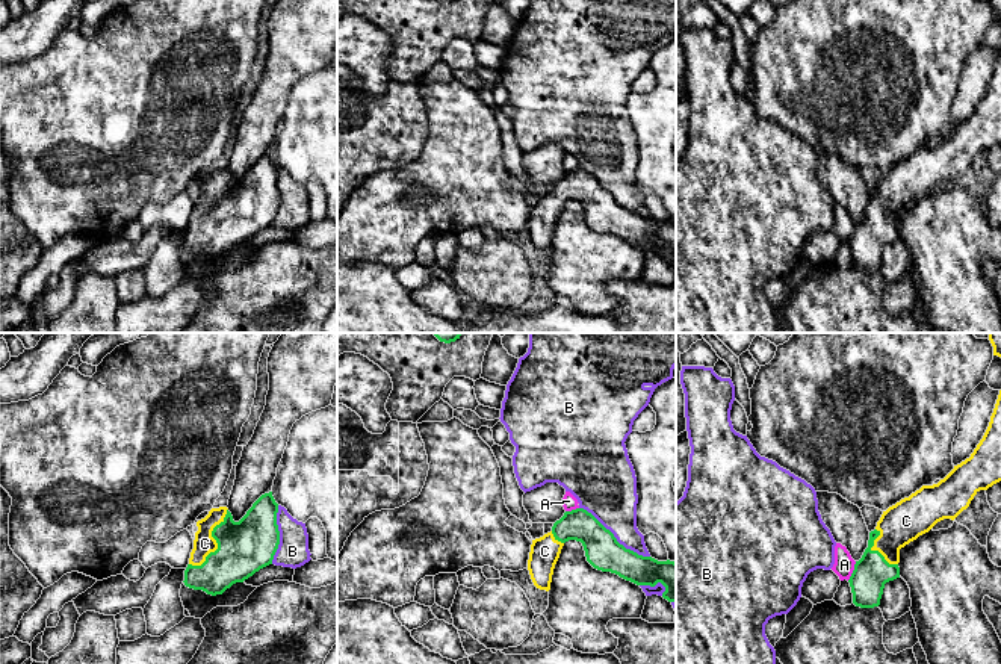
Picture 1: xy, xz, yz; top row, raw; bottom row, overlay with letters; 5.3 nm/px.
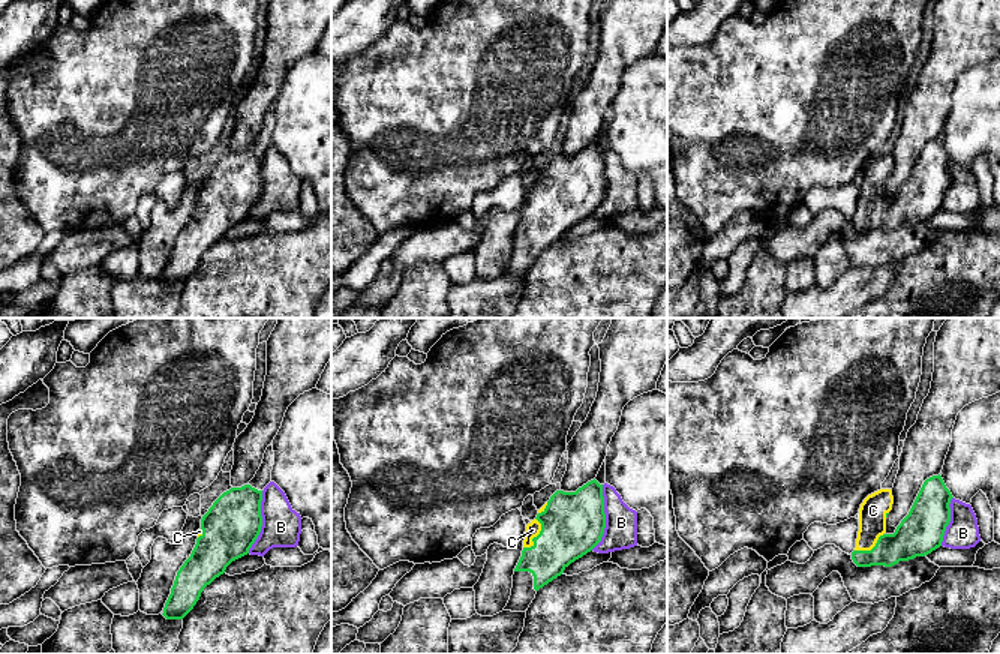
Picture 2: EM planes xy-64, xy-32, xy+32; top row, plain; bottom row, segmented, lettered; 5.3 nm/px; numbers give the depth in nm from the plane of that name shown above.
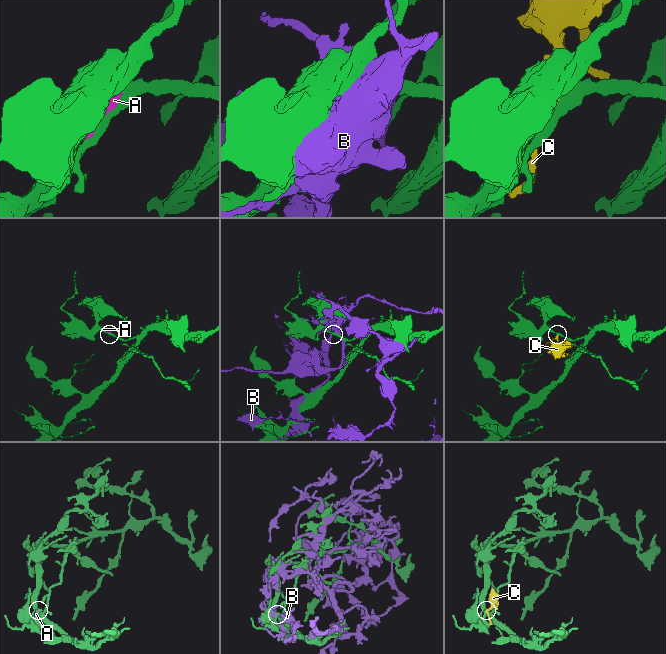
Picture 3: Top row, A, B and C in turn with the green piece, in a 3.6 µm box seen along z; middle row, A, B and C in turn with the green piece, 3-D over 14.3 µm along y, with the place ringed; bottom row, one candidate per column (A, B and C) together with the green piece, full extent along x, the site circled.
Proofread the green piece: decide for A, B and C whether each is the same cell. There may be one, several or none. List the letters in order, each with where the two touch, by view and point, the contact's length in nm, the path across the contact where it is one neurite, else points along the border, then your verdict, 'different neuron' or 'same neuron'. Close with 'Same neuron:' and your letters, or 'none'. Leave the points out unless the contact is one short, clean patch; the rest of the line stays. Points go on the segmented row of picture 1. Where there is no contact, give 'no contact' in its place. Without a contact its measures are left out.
A: yz (853, 570) | 120 nm | different neuron
B: xz (614, 537) | 460 nm | different neuron
C: xy (216, 542) | 360 nm | across xy (244, 548), (223, 548), (216, 542), (204, 543) | same neuron
Same neuron: C

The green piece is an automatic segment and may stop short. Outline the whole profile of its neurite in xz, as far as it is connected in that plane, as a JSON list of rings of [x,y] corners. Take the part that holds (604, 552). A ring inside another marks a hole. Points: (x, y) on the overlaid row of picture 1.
[[[584,508],[566,511],[564,516],[553,523],[550,532],[532,540],[528,570],[537,588],[546,591],[550,590],[555,564],[559,558],[564,543],[569,540],[576,540],[582,543],[587,561],[594,569],[615,573],[620,578],[631,581],[637,585],[655,587],[658,582],[661,582],[665,587],[662,597],[668,602],[676,602],[676,563],[670,560],[658,561],[652,557],[643,557],[631,549],[626,549],[617,541],[609,529],[606,529],[591,513]]]

